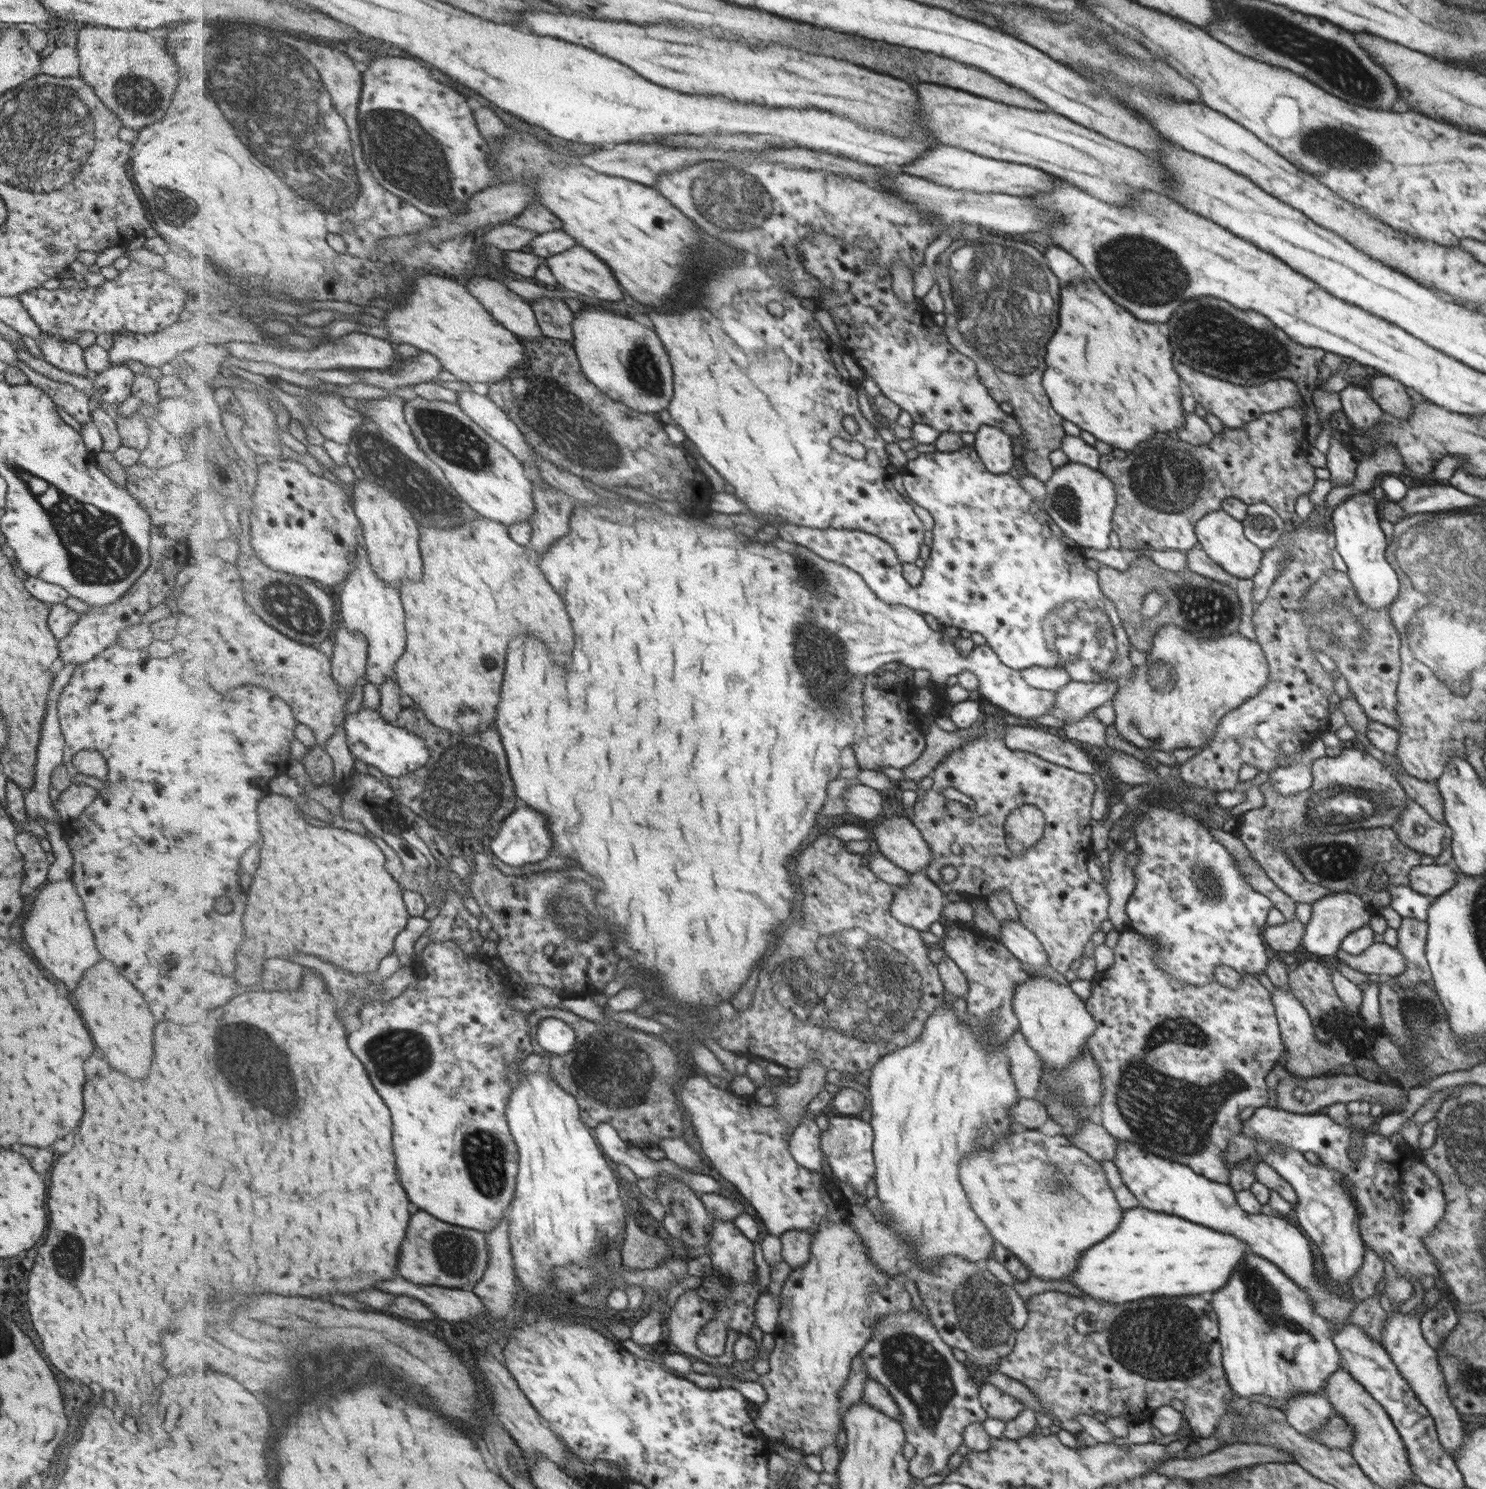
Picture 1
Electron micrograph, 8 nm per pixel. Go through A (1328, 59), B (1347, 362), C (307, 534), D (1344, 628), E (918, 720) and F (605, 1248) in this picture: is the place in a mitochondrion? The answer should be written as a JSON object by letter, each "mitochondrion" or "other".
{"A":"mitochondrion","B":"other","C":"other","D":"mitochondrion","E":"other","F":"other"}

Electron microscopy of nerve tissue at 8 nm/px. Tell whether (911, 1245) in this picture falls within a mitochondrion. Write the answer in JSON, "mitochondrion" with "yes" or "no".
{"mitochondrion":"no"}

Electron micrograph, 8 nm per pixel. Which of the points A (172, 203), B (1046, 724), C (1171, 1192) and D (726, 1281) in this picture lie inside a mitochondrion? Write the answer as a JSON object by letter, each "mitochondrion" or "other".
{"A":"mitochondrion","B":"other","C":"other","D":"other"}

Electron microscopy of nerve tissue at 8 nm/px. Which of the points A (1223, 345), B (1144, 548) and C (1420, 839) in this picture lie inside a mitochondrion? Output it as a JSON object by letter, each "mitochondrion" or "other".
{"A":"mitochondrion","B":"other","C":"other"}

